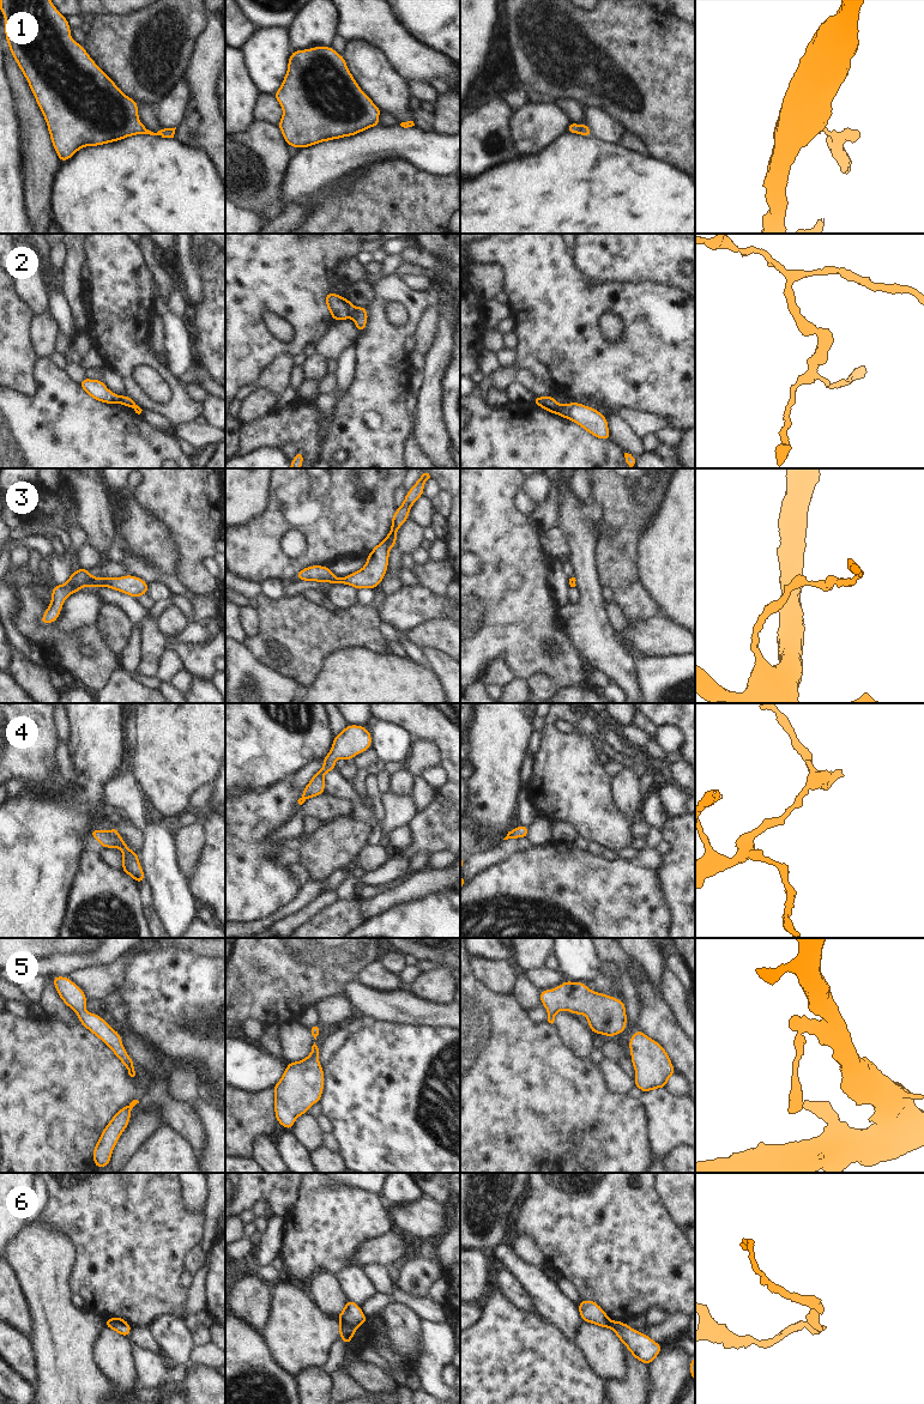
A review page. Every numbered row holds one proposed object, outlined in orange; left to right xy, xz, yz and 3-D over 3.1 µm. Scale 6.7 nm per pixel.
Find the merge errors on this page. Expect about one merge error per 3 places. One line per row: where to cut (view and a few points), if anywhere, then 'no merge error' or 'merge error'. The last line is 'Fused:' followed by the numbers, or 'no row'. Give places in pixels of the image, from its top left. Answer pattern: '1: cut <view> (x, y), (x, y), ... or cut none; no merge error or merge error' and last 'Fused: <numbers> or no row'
1: cut none; no merge error
2: cut xz (356, 307), (354, 314); merge error
3: cut none; no merge error
4: cut none; no merge error
5: cut none; no merge error
6: cut xz (340, 1321), (355, 1329); merge error
Fused: 2, 6

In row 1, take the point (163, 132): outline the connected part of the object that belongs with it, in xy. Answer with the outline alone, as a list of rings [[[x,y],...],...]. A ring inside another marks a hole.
[[[0,0],[0,11],[5,17],[5,37],[8,49],[23,72],[31,93],[43,114],[50,141],[60,159],[67,162],[85,146],[99,146],[125,138],[150,134],[174,138],[175,128],[161,127],[157,133],[149,131],[139,120],[138,103],[126,96],[117,85],[95,63],[83,44],[71,36],[71,26],[50,0]]]

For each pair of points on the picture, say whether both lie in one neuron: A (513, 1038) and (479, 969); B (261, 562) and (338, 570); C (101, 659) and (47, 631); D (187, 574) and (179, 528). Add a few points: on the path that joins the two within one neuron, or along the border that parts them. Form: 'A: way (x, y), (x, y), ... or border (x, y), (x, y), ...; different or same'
A: border (472, 972), (483, 985), (497, 994), (512, 994); different
B: border (357, 555), (342, 555), (330, 566); different
C: way (88, 664), (79, 664), (60, 645); same
D: way (187, 563), (187, 539); same

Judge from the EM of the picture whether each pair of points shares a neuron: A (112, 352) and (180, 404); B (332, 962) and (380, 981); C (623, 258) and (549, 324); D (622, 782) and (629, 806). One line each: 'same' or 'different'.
A: same
B: different
C: different
D: same

